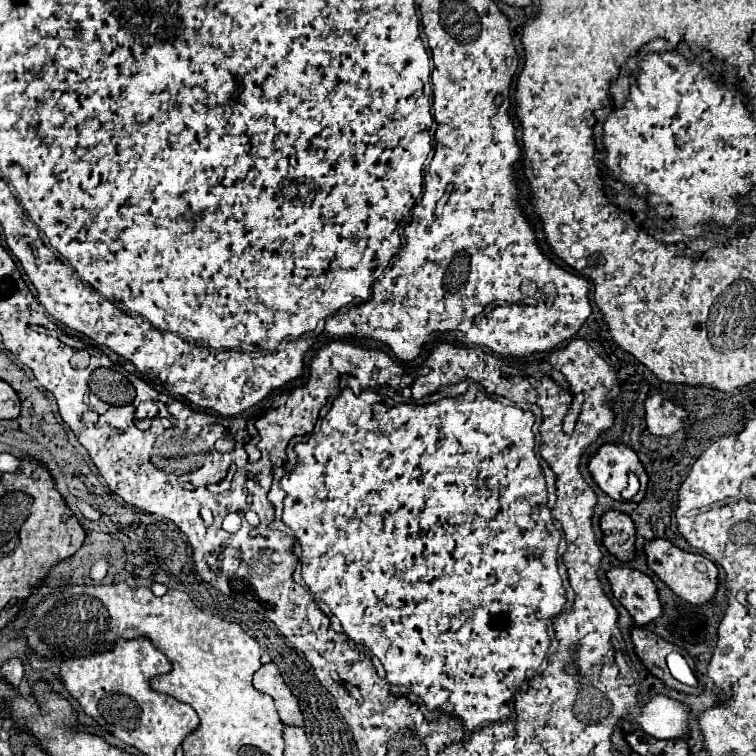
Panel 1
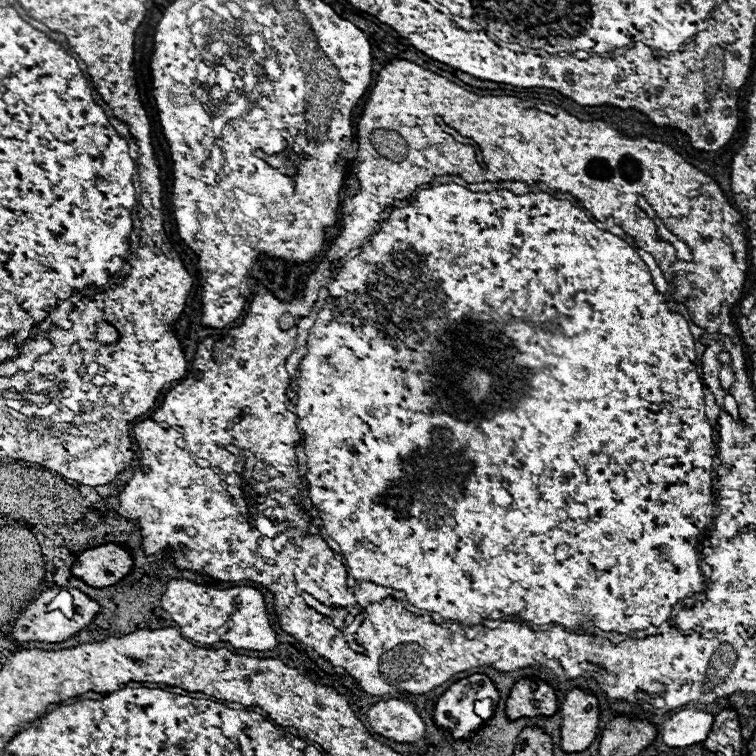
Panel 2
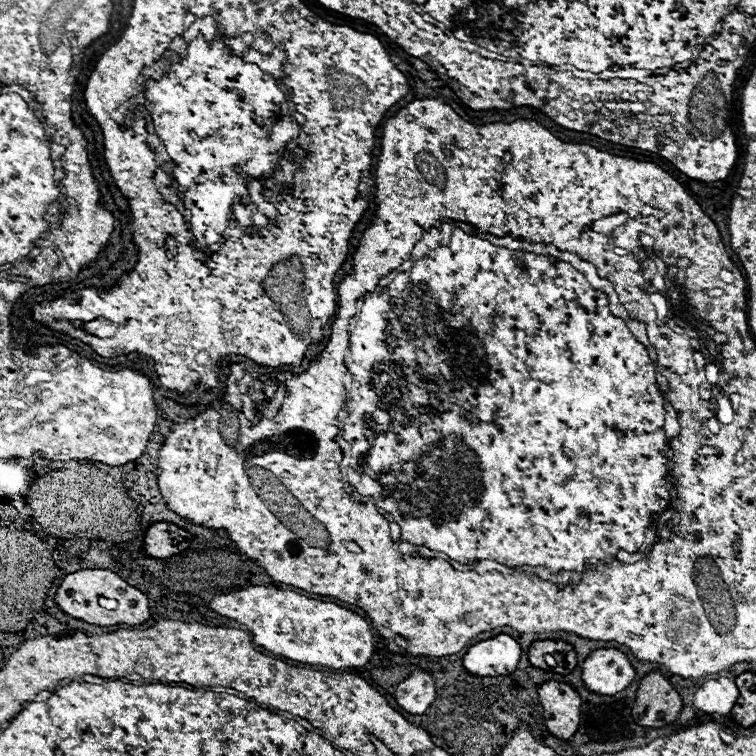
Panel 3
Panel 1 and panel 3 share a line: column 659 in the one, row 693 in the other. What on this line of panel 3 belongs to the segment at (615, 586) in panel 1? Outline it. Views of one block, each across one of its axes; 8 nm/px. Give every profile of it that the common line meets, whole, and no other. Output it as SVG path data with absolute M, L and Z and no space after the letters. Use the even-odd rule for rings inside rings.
M598 648L582 662L582 682L586 690L614 696L634 680L636 672L628 658L616 648Z

